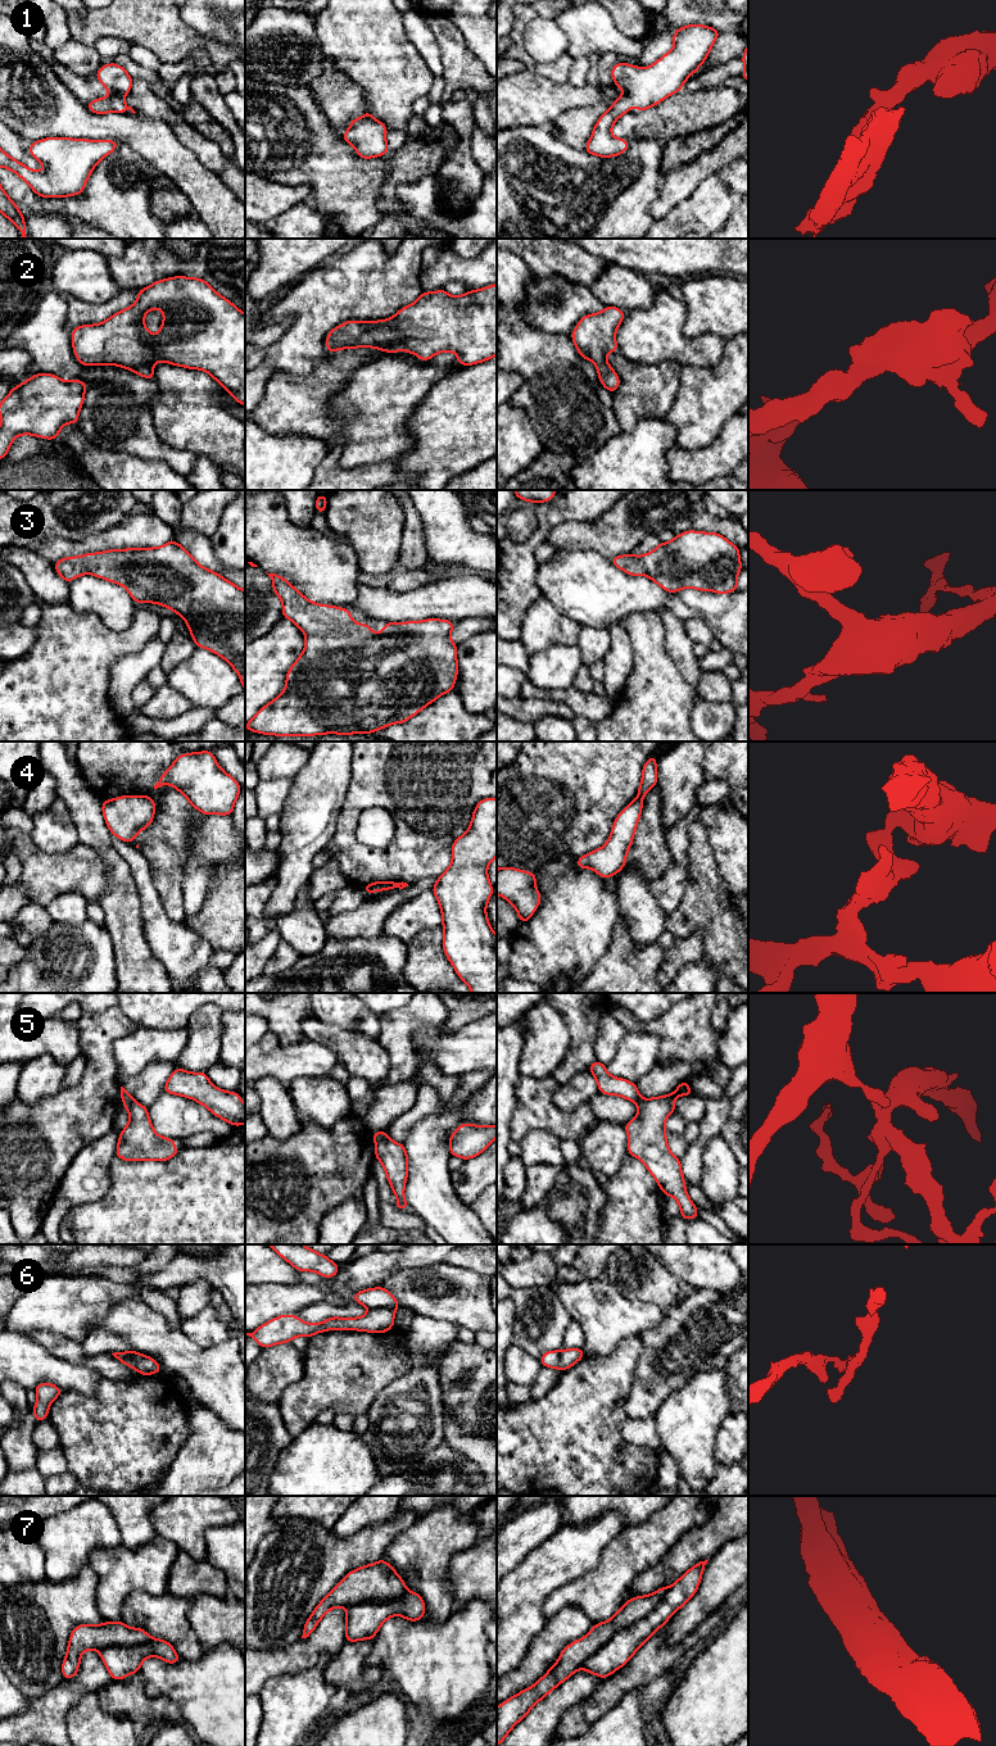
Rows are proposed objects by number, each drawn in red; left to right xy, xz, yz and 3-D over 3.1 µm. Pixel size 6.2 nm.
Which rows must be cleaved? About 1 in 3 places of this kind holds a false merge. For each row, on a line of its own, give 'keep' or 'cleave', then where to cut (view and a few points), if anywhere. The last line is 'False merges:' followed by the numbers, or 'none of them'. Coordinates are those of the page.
1: keep; cut none
2: keep; cut none
3: keep; cut none
4: cleave; cut yz (638, 796), (642, 798)
5: cleave; cut xy (132, 1100), (123, 1103)
6: cleave; cut xz (394, 1309), (376, 1306), (370, 1310)
7: cleave; cut yz (669, 1587), (665, 1596), (644, 1617), (620, 1629), (579, 1668)
False merges: 4, 5, 6, 7

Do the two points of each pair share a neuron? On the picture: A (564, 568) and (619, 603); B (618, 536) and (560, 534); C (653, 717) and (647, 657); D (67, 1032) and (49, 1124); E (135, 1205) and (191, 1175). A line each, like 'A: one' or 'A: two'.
A: one
B: one
C: one
D: two
E: one

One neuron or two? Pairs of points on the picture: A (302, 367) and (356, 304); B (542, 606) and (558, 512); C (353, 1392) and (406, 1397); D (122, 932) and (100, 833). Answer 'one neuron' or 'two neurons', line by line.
A: one neuron
B: two neurons
C: two neurons
D: one neuron

